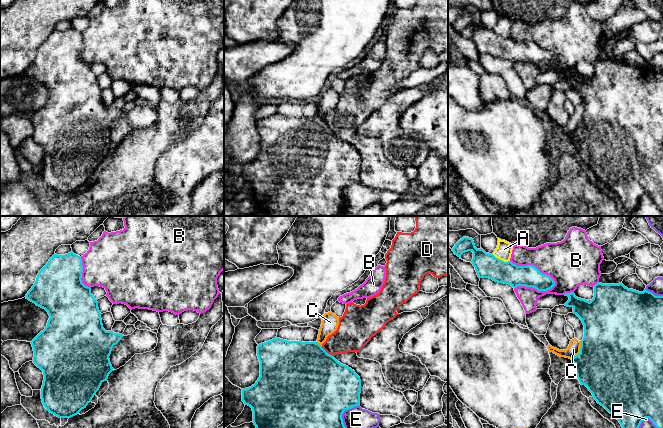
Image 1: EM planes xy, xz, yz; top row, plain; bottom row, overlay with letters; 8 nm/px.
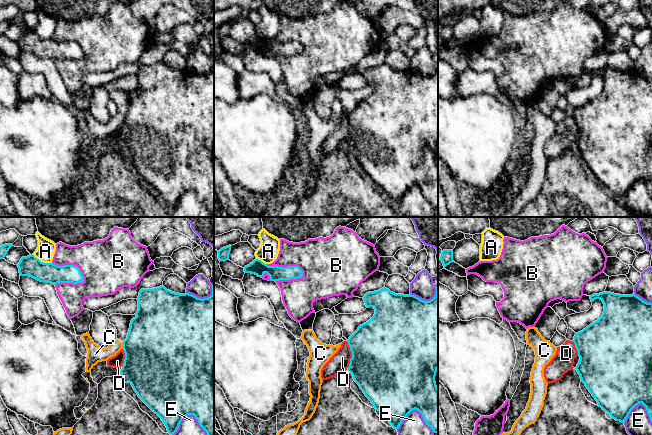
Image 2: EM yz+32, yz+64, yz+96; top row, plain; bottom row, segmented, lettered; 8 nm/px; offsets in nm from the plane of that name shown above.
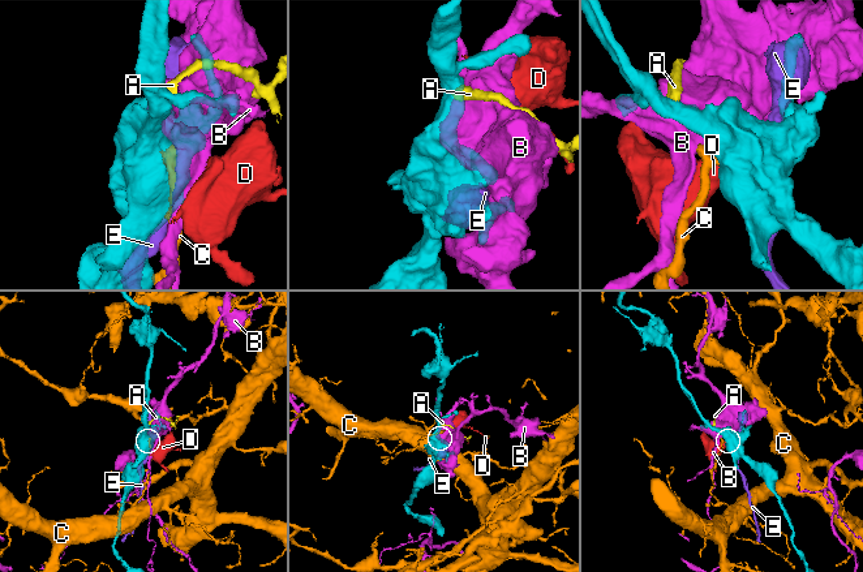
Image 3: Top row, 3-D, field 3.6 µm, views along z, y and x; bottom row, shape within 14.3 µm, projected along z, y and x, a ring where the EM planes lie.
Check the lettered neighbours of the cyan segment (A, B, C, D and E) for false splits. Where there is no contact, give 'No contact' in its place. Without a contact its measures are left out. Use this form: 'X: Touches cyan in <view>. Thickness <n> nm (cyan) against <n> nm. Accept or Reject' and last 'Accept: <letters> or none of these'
A: Touches cyan in yz. Thickness 190 nm (cyan) against 130 nm. Reject
B: Touches cyan in yz. Thickness 180 nm (cyan) against 320 nm. Reject
C: Touches cyan in yz. Thickness 500 nm (cyan) against 100 nm. Reject
D: Touches cyan in xz. Thickness 500 nm (cyan) against 260 nm. Reject
E: Touches cyan in xz. Thickness 500 nm (cyan) against 220 nm. Reject
Accept: none of these

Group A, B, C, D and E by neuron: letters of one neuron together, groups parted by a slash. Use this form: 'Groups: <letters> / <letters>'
Groups: A / B / C / D / E

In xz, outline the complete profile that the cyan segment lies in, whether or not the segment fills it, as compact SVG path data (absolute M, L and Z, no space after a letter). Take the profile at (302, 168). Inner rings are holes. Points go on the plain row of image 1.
M276 113L259 120L257 132L260 137L260 153L251 163L242 165L242 177L252 184L253 199L256 202L258 212L265 213L267 216L338 216L345 211L342 190L345 186L360 182L361 156L354 146L338 138L318 118L287 117Z

